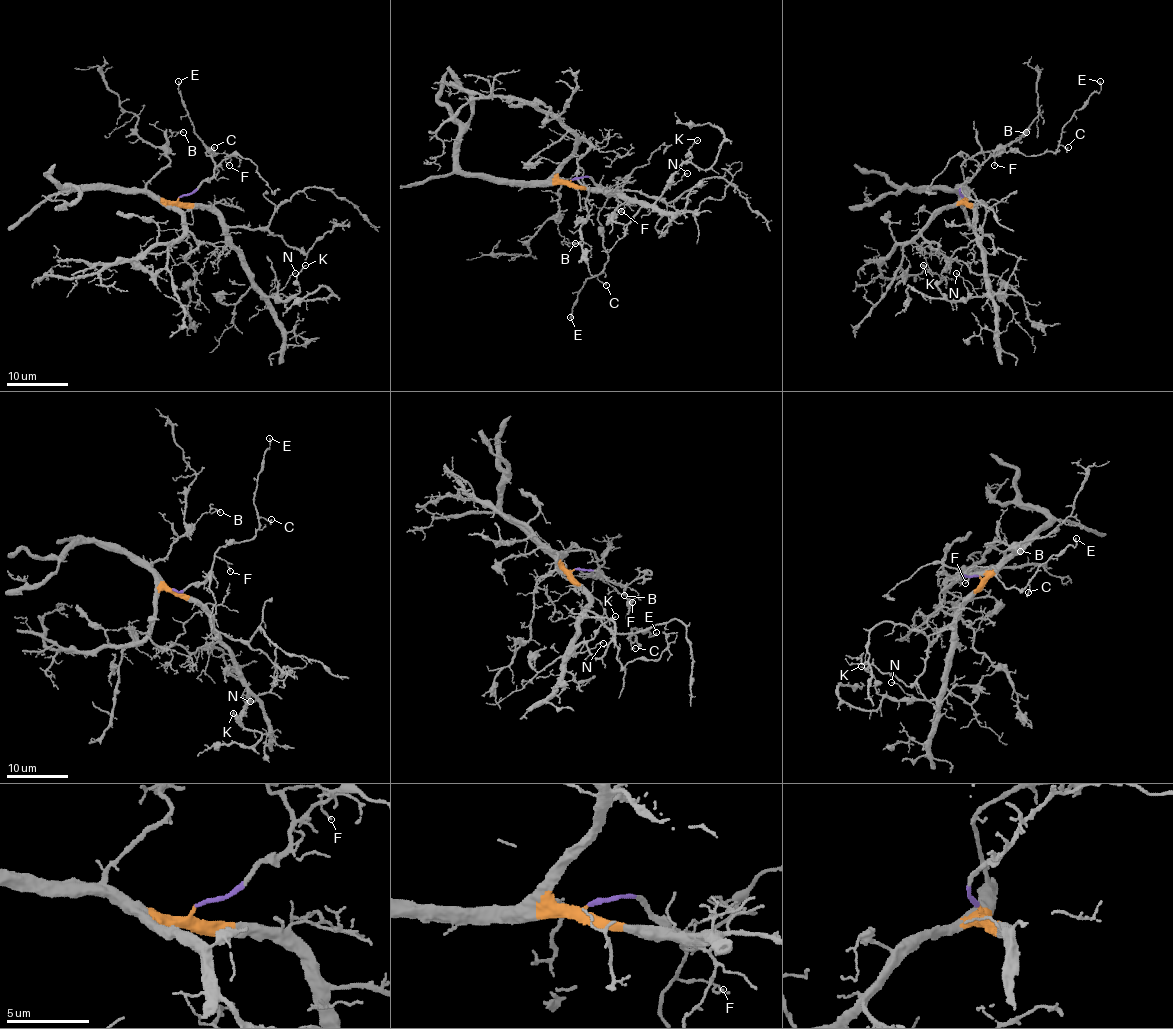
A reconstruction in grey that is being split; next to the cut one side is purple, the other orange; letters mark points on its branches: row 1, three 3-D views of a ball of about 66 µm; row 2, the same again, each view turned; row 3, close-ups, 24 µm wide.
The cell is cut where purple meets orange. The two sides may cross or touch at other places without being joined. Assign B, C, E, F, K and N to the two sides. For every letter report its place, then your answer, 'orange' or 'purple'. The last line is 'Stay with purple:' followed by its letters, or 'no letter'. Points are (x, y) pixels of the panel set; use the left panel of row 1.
B: (183, 132) | orange
C: (214, 147) | purple
E: (178, 81) | purple
F: (229, 165) | purple
K: (305, 265) | orange
N: (295, 273) | orange
Stay with purple: C, E, F

